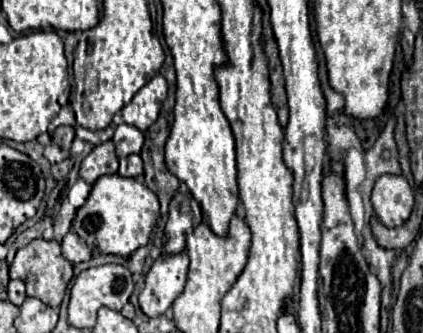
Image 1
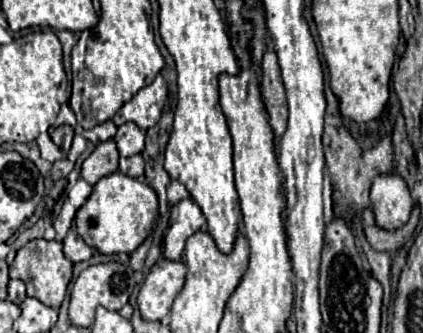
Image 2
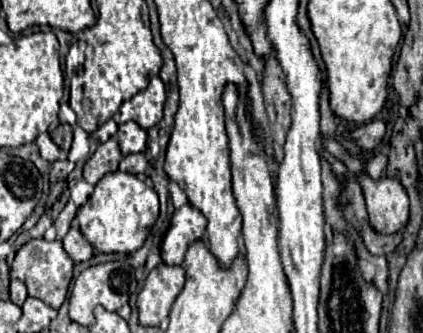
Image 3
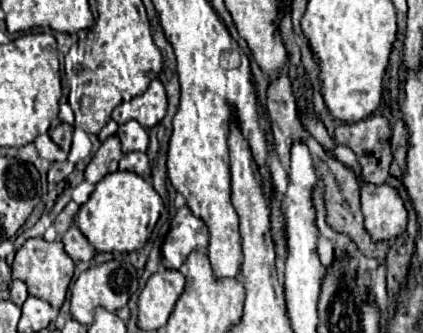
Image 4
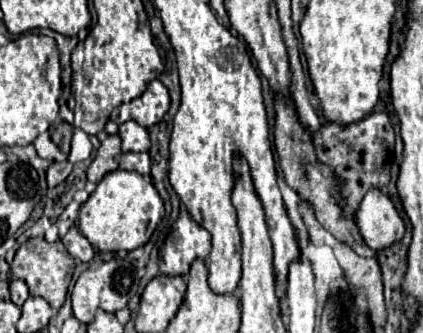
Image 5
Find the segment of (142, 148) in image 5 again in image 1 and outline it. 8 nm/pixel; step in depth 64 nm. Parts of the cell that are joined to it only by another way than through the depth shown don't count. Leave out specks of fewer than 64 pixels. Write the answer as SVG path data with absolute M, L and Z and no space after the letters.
M120 124L120 126L116 126L112 142L116 144L116 156L124 158L124 156L130 156L130 154L138 154L142 150L144 134L136 126Z

